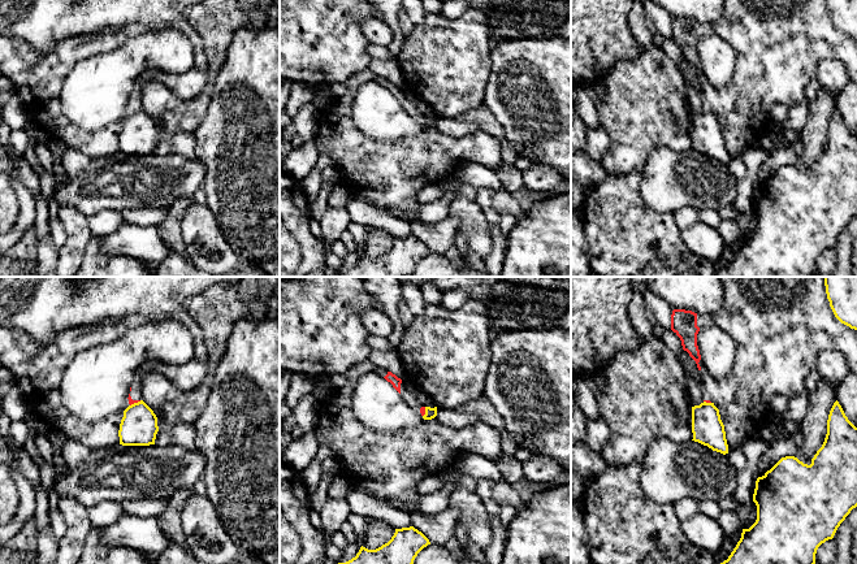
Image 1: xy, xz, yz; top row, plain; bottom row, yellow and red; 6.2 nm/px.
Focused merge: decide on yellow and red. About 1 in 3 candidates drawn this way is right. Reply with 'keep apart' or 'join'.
keep apart

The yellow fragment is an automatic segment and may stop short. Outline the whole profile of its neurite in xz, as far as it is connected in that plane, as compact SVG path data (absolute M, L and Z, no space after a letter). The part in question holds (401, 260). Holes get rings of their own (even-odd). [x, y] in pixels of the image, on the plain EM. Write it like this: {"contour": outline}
{"contour": "M414 235L395 238L391 248L376 259L360 256L355 266L334 277L412 277L417 263L430 253Z"}

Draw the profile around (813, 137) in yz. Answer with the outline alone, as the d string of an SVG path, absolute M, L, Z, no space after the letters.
M821 87L818 96L808 103L808 120L796 140L802 146L802 152L795 162L795 166L804 173L811 173L811 168L824 151L827 129L836 110L837 95L830 94Z

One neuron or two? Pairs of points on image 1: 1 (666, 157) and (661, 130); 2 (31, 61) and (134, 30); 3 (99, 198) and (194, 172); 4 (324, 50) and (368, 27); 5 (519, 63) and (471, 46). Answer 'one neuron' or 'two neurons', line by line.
1: two neurons
2: one neuron
3: one neuron
4: two neurons
5: two neurons

